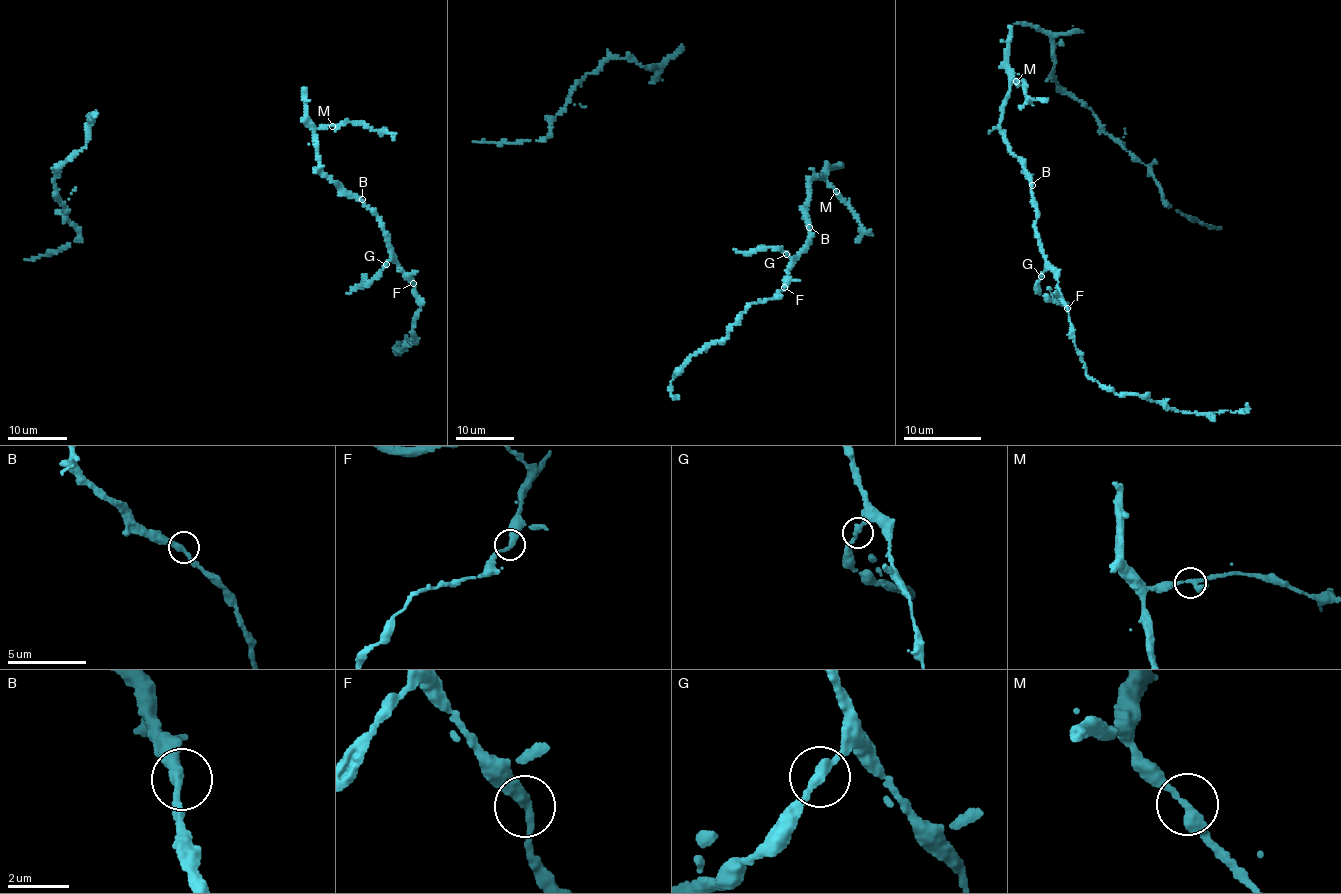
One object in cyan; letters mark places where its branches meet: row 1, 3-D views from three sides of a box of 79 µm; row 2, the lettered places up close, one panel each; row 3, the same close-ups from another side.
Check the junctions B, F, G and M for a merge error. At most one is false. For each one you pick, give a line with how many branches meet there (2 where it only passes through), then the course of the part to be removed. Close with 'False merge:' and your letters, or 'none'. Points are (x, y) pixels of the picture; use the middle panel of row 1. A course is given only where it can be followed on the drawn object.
False merge: none

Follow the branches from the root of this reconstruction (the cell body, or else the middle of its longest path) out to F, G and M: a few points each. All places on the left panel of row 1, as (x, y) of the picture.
F: (301, 119), (314, 130), (318, 163), (324, 173), (377, 215), (390, 255), (413, 282)
G: (301, 119), (314, 130), (318, 163), (324, 173), (379, 218), (390, 252), (386, 264)
M: (301, 119), (316, 128), (332, 126)

